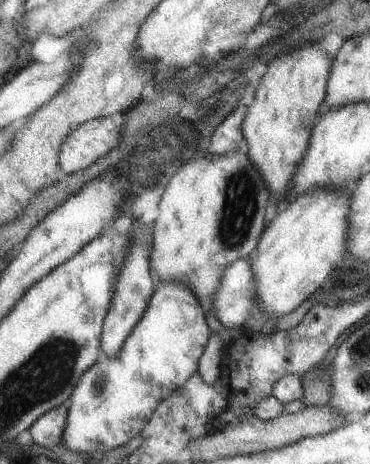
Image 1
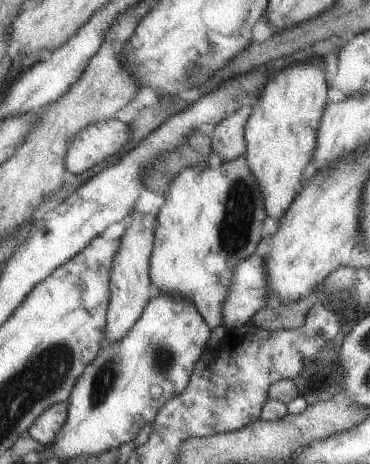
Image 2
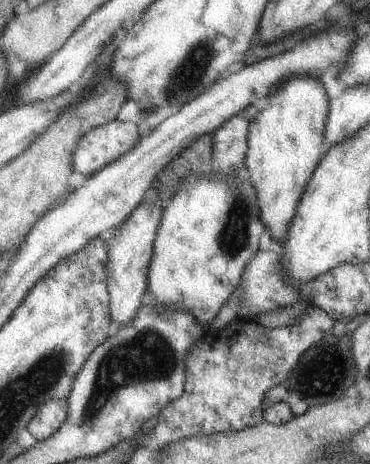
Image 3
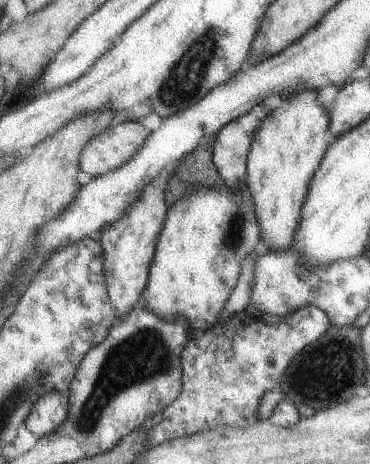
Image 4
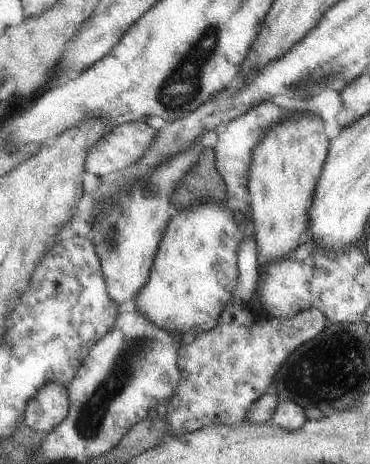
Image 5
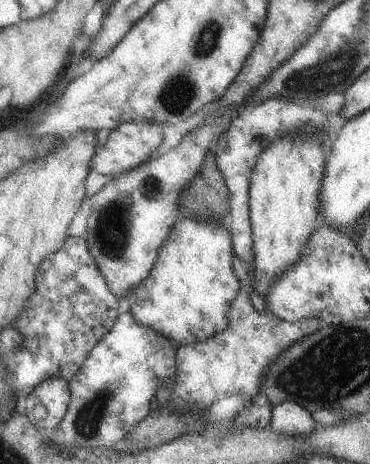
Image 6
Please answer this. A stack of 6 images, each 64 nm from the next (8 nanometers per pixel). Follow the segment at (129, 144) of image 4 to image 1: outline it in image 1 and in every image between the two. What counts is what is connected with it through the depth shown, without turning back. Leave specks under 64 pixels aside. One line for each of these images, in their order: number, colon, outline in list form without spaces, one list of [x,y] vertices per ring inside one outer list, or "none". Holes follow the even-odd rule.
1: [[[95,118],[73,128],[59,144],[57,166],[67,174],[89,168],[97,158],[105,156],[119,144],[121,128],[111,118]]]
2: [[[101,120],[79,130],[67,144],[65,174],[77,176],[119,154],[129,142],[129,128],[119,120]]]
3: [[[107,122],[103,126],[85,132],[71,152],[73,174],[91,176],[115,162],[119,156],[133,150],[141,140],[137,126],[133,122]]]

